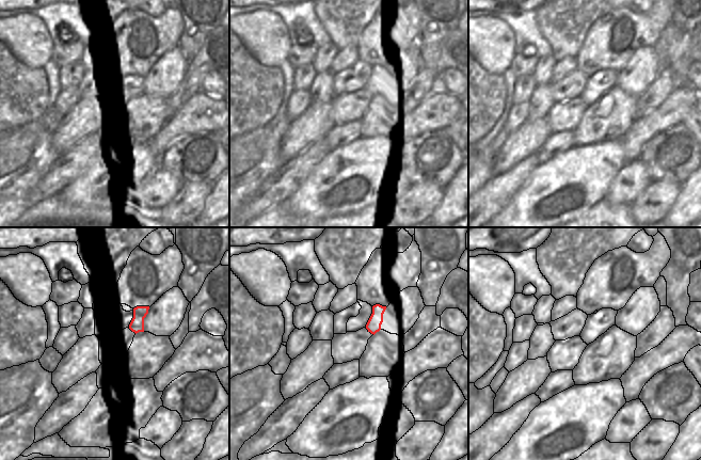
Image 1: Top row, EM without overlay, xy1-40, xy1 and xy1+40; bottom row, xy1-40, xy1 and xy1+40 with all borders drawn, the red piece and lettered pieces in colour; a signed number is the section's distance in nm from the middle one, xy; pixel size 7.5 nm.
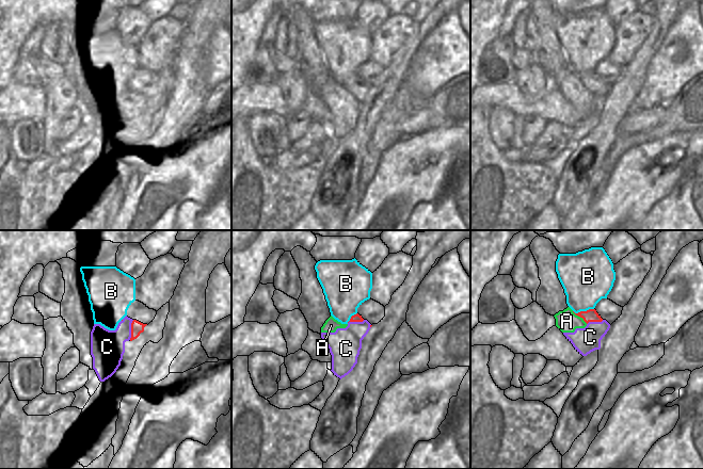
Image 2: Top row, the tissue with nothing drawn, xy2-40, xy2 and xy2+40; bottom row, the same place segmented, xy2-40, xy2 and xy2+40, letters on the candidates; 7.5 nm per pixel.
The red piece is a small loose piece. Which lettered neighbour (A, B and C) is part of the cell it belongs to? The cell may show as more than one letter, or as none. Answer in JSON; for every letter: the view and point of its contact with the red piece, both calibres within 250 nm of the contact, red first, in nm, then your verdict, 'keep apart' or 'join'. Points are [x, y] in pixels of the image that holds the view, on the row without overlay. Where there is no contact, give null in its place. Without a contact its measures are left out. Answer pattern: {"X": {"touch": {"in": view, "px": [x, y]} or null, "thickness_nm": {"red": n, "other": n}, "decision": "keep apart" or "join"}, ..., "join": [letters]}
{"A": {"touch": {"in": "xy2+40", "px": [579, 77]}, "thickness_nm": {"red": 100, "other": 160}, "decision": "keep apart"}, "B": {"touch": {"in": "xy2+40", "px": [582, 73]}, "thickness_nm": {"red": 100, "other": 380}, "decision": "keep apart"}, "C": {"touch": {"in": "xy2-40", "px": [131, 91]}, "thickness_nm": {"red": 100, "other": 260}, "decision": "keep apart"}, "join": []}

